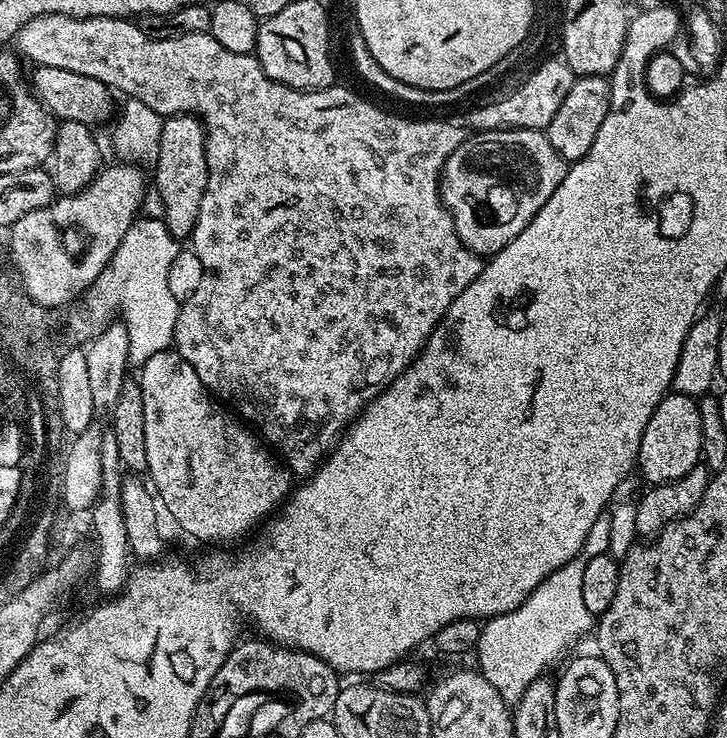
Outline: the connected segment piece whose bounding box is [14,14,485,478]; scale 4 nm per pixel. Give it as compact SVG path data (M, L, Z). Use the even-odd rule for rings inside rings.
M42 14L20 28L14 37L14 48L25 61L33 60L33 65L74 70L74 74L98 78L98 82L107 84L117 93L125 92L125 97L144 102L163 118L190 115L200 119L206 134L208 181L190 243L204 273L196 289L188 297L183 297L174 348L182 354L182 358L186 358L186 362L190 362L190 366L194 366L194 374L202 378L204 387L217 401L223 402L241 421L251 425L277 453L280 451L284 455L283 463L293 473L296 471L300 478L307 477L316 471L338 434L351 425L381 390L412 365L432 331L443 321L454 298L458 298L458 294L462 294L462 290L466 290L466 286L470 286L470 282L474 282L484 269L485 261L460 241L452 215L440 201L440 172L446 158L450 158L450 154L454 154L456 147L466 139L465 129L448 120L407 120L404 116L395 116L363 100L348 88L333 86L301 90L279 84L268 77L266 70L262 70L255 55L234 54L234 50L226 50L226 46L221 46L211 32L153 40L140 29L139 23L132 22L131 19L115 16L78 18L66 14Z

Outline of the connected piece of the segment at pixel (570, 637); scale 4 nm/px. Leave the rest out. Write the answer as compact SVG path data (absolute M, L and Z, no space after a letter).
M610 516L598 517L586 538L583 554L554 570L522 606L483 621L480 640L474 649L474 657L480 663L476 663L478 671L507 702L520 700L530 685L549 671L547 668L551 664L559 665L569 655L568 648L574 647L580 636L593 631L594 618L582 603L582 573L586 571L589 556L609 551L608 543L612 540Z

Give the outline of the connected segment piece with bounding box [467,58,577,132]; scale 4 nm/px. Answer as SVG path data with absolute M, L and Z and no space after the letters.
M562 58L544 60L509 96L474 109L468 116L467 127L472 127L476 132L497 132L499 128L547 129L550 118L554 118L558 106L562 106L576 78L576 73L570 70L570 66Z

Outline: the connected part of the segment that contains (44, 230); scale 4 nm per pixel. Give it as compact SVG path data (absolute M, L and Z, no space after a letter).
M115 163L109 168L101 167L93 182L83 191L61 195L53 199L47 208L30 210L30 214L22 214L22 218L12 224L12 241L9 242L8 248L12 251L12 264L17 272L15 275L24 295L34 303L56 310L59 309L59 304L74 299L76 295L77 299L96 281L98 274L102 274L114 250L118 250L118 242L126 238L126 230L130 230L132 221L137 219L146 193L143 172L145 169L135 163Z

